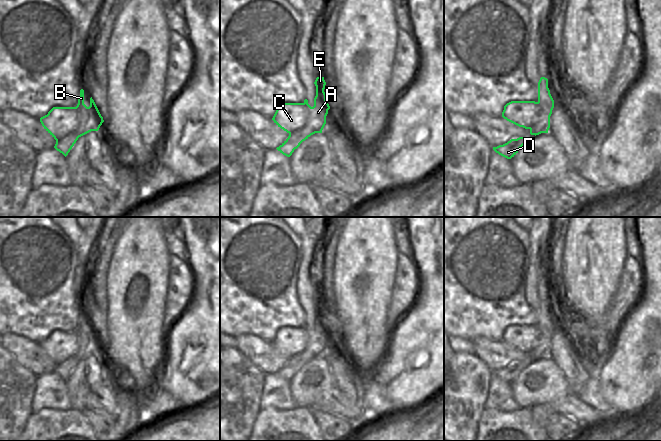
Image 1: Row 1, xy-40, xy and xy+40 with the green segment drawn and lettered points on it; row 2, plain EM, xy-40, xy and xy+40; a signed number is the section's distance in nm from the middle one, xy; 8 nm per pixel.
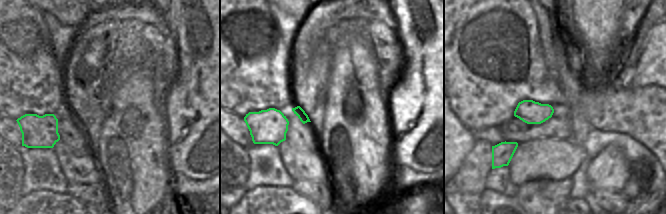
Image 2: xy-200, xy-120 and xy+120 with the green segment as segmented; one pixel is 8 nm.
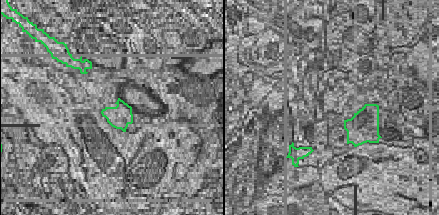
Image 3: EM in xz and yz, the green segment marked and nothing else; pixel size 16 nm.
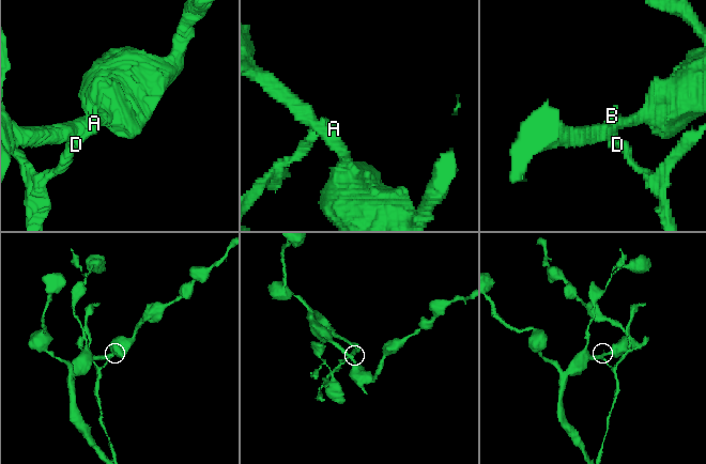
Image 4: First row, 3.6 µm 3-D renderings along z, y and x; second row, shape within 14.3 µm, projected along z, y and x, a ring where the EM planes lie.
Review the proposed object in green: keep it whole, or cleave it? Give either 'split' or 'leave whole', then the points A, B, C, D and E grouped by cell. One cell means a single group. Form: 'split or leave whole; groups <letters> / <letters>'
split; groups A B D E / C

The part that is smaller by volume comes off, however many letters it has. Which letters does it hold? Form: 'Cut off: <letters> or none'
Cut off: A, B, D, E

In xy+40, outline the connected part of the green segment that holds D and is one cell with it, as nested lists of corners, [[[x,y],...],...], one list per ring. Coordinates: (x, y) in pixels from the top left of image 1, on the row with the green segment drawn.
[[[519,137],[517,139],[511,139],[510,141],[508,141],[507,143],[503,144],[503,145],[493,147],[493,150],[496,153],[498,153],[499,155],[501,155],[507,159],[511,159],[518,153],[518,151],[520,150],[520,148],[523,145],[528,143],[528,141],[531,138],[532,137]]]

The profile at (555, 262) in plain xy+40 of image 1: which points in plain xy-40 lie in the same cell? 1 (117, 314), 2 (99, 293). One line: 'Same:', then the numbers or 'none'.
Same: 2

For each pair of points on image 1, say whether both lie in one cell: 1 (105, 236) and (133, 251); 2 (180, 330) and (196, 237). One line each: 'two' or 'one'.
1: two
2: one

